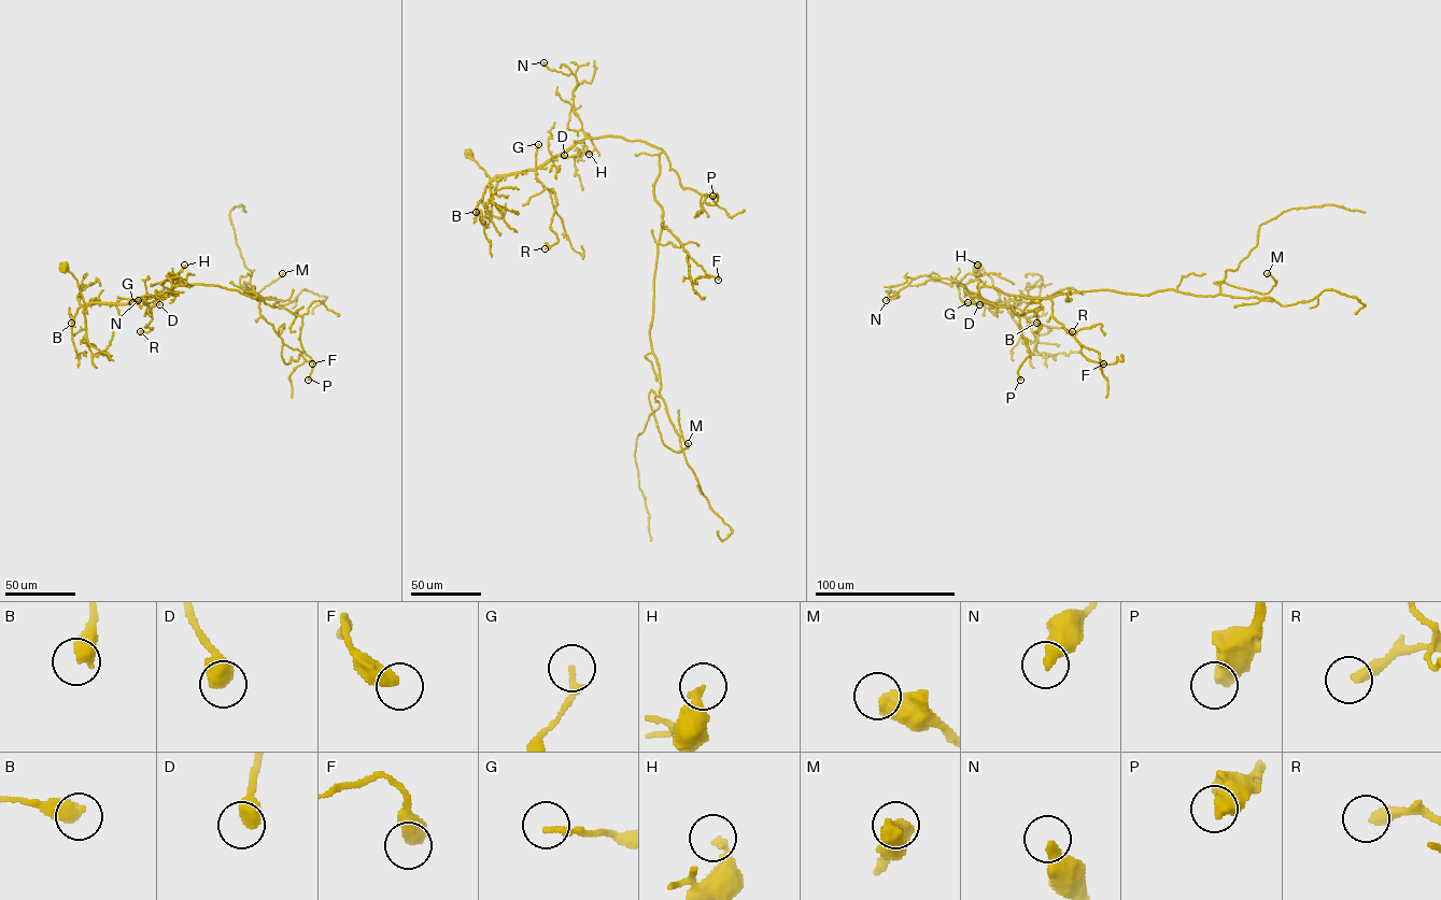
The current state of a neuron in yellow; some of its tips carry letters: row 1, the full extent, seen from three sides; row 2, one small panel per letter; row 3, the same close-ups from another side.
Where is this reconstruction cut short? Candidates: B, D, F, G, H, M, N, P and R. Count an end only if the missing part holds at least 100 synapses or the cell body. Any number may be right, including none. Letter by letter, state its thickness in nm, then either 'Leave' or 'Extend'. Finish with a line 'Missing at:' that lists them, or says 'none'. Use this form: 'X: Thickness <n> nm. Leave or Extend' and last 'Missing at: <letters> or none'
B: Thickness 480 nm. Leave
D: Thickness 550 nm. Leave
F: Thickness 460 nm. Leave
G: Thickness 200 nm. Leave
H: Thickness 320 nm. Leave
M: Thickness 550 nm. Leave
N: Thickness 400 nm. Leave
P: Thickness 550 nm. Leave
R: Thickness 360 nm. Leave
Missing at: none

